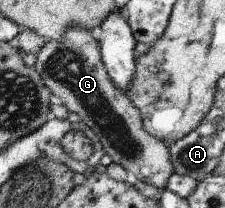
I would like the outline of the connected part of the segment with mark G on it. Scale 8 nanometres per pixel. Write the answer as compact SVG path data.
M73 25L59 40L47 40L37 53L34 69L41 75L45 86L61 98L61 105L68 112L75 112L100 138L104 151L111 156L113 163L125 168L132 180L146 182L161 191L174 173L169 149L162 140L144 129L138 108L110 79L94 33L86 28L77 30Z

